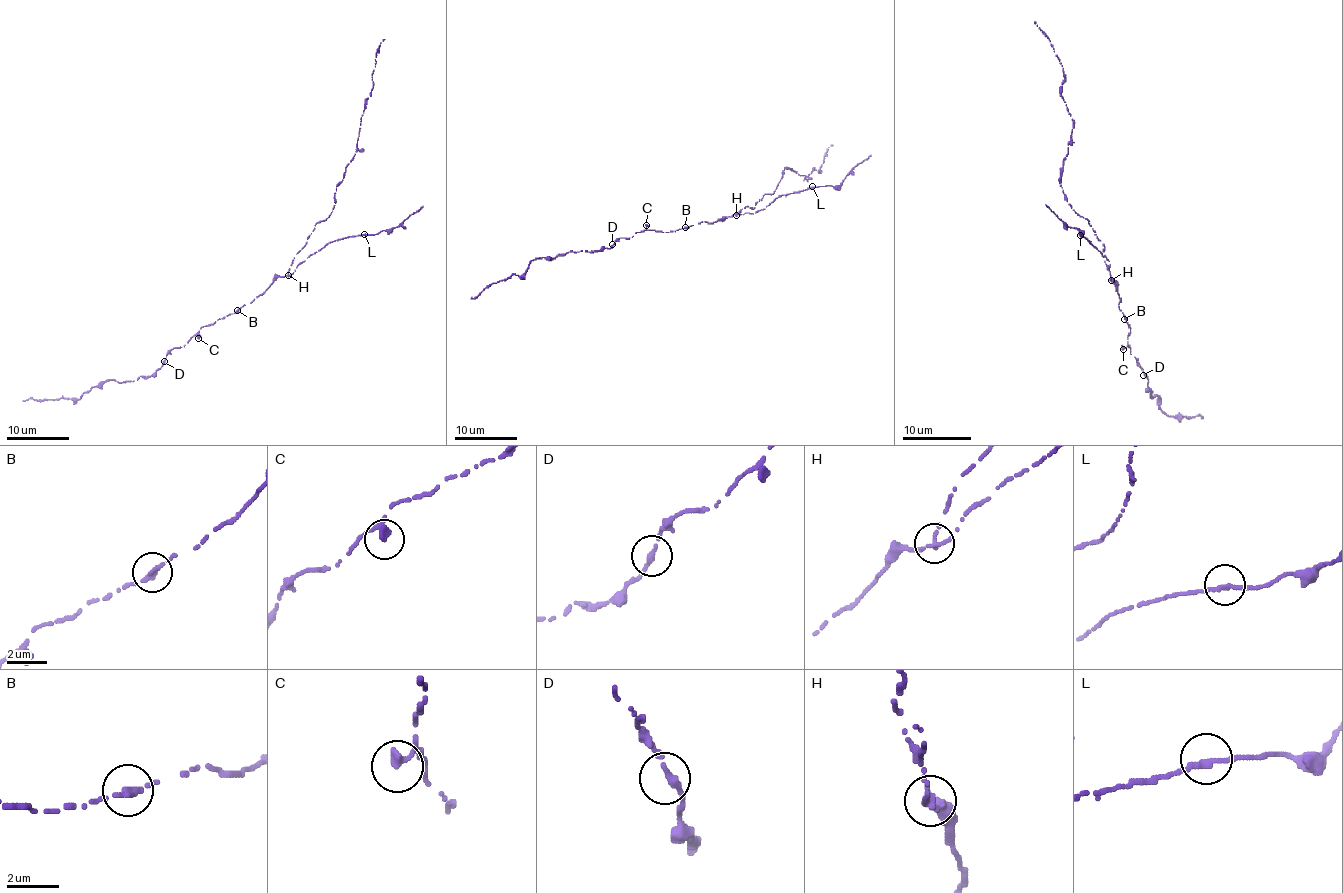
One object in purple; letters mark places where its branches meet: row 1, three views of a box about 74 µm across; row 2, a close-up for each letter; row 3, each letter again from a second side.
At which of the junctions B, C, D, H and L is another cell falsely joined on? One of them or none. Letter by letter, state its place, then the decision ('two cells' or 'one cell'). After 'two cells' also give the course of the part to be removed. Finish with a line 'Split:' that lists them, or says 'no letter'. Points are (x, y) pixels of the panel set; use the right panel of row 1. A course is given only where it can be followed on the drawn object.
B: (1124, 319) | one cell
C: (1123, 349) | one cell
D: (1143, 375) | one cell
H: (1111, 280) | two cells | (1111, 279), (1101, 240), (1068, 204), (1060, 183), (1073, 120), (1061, 95), (1061, 62), (1034, 21)
L: (1080, 235) | one cell
Split: H

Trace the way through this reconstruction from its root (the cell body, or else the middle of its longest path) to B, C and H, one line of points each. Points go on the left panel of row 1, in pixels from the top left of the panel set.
B: (275, 280), (251, 302), (237, 310)
C: (275, 280), (251, 302), (212, 324), (203, 326), (198, 330), (198, 338)
H: (275, 280), (287, 274)

